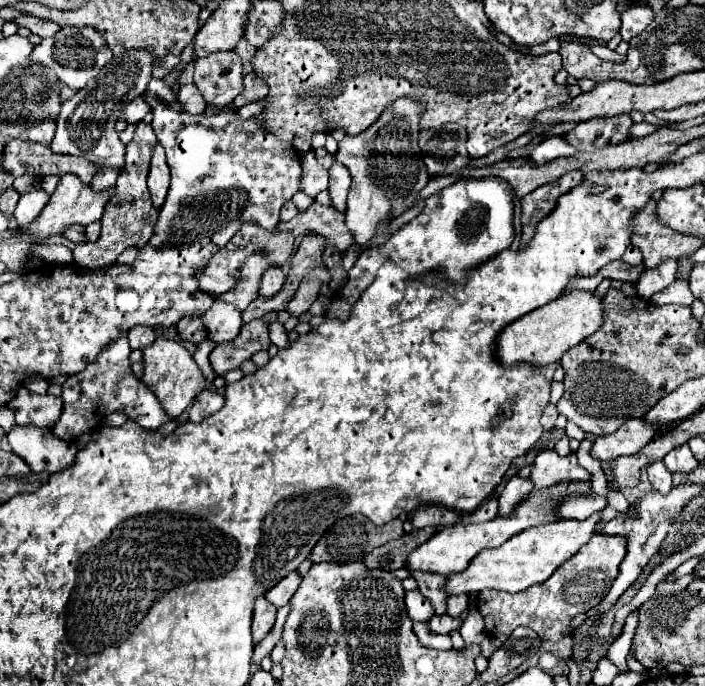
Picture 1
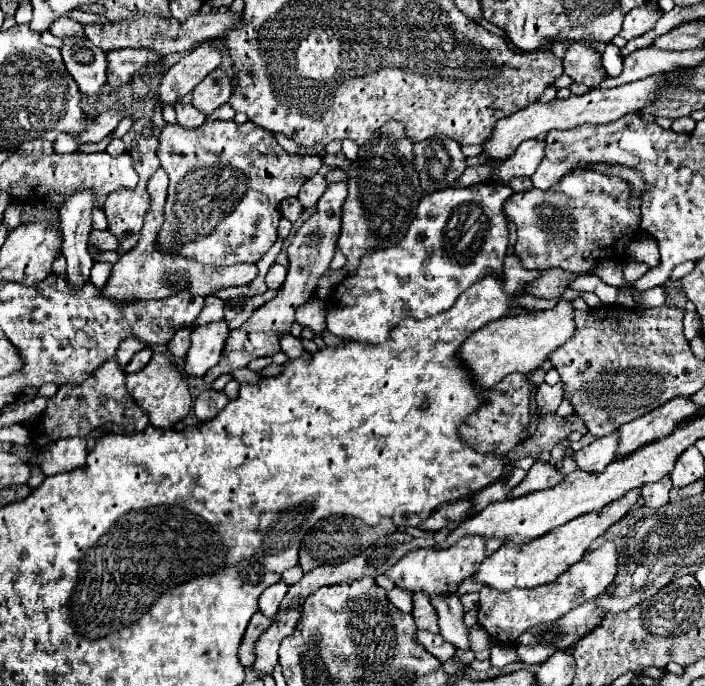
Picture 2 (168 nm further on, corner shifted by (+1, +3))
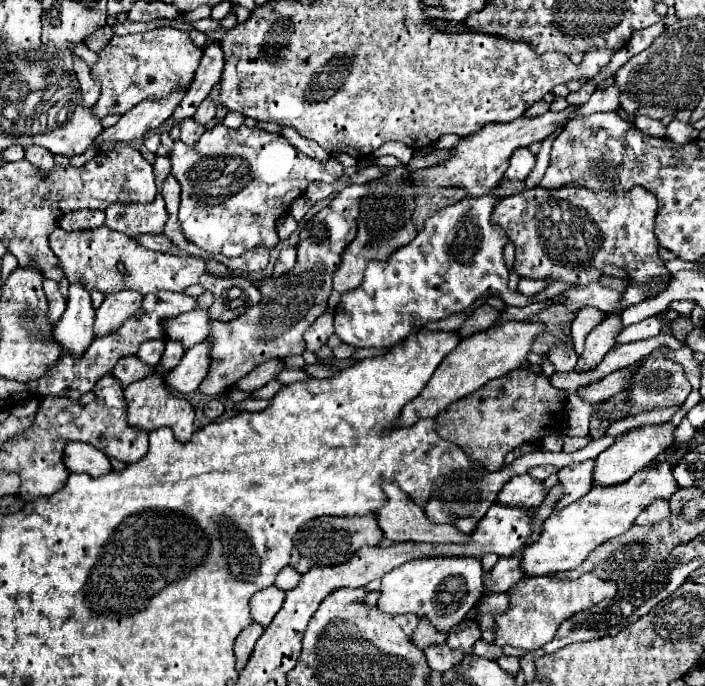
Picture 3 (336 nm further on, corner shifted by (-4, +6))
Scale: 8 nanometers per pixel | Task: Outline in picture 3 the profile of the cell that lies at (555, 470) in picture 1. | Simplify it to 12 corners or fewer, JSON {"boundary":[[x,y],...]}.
{"boundary":[[530,474],[512,476],[496,502],[538,508],[546,492]]}

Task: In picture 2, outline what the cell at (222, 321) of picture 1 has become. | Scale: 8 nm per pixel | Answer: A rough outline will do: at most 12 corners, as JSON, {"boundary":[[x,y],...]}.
{"boundary":[[225,319],[195,327],[185,373],[217,365],[231,329]]}

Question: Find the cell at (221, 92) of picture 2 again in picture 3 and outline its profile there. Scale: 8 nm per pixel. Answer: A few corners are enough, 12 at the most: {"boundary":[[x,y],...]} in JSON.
{"boundary":[[204,100],[194,120],[206,126],[216,114],[216,102]]}

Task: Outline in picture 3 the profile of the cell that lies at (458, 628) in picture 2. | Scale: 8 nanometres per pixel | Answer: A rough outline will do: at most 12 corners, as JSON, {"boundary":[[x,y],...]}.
{"boundary":[[482,640],[474,644],[474,654],[498,660],[506,656],[500,646],[484,644]]}

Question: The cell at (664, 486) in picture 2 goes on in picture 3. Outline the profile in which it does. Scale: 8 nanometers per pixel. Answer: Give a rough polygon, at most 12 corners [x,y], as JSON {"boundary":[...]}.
{"boundary":[[656,500],[636,518],[654,526],[670,516],[668,500]]}

